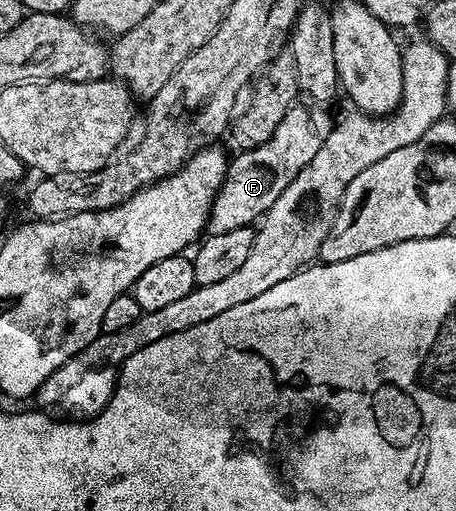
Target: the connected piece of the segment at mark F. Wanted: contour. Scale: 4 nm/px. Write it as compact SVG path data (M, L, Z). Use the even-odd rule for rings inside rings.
M292 107L287 112L269 143L236 152L236 157L230 158L227 178L223 180L207 220L207 233L222 235L224 231L233 231L233 227L254 226L265 215L265 211L277 203L281 191L285 191L285 187L297 179L301 167L307 166L313 160L313 155L321 151L321 143L325 143L332 131L332 118L322 117L319 113L311 117L309 110L299 108Z

